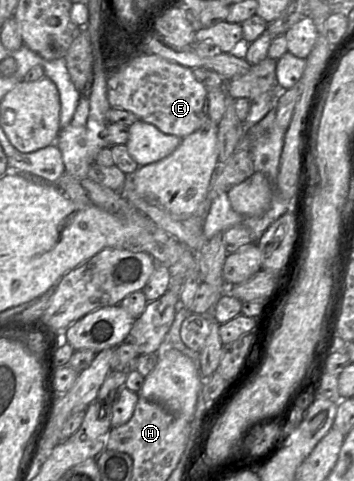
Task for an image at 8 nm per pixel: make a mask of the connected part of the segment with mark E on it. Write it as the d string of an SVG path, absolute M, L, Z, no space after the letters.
M124 52L122 62L110 76L107 75L107 99L110 107L132 112L139 120L180 138L195 132L209 120L207 89L195 78L192 69L154 54Z

